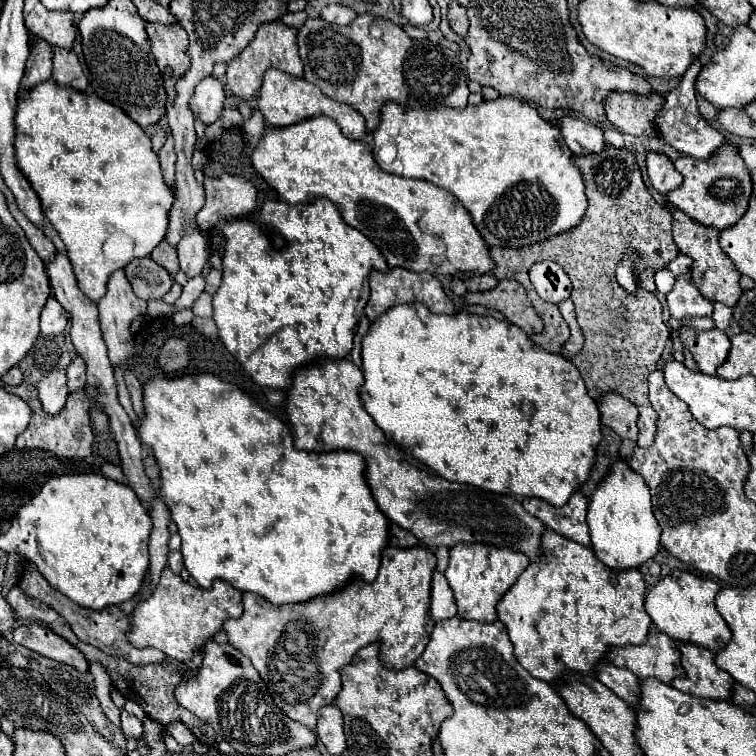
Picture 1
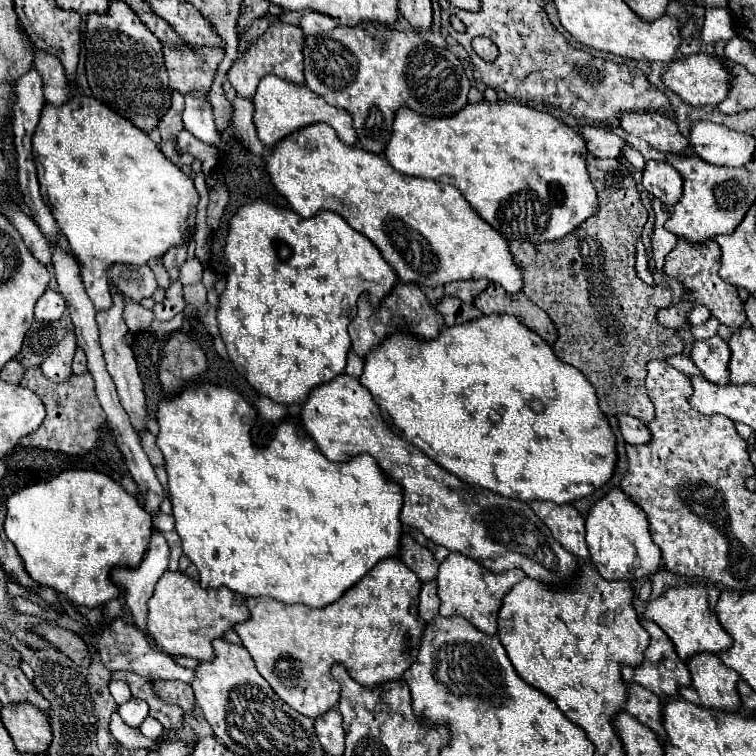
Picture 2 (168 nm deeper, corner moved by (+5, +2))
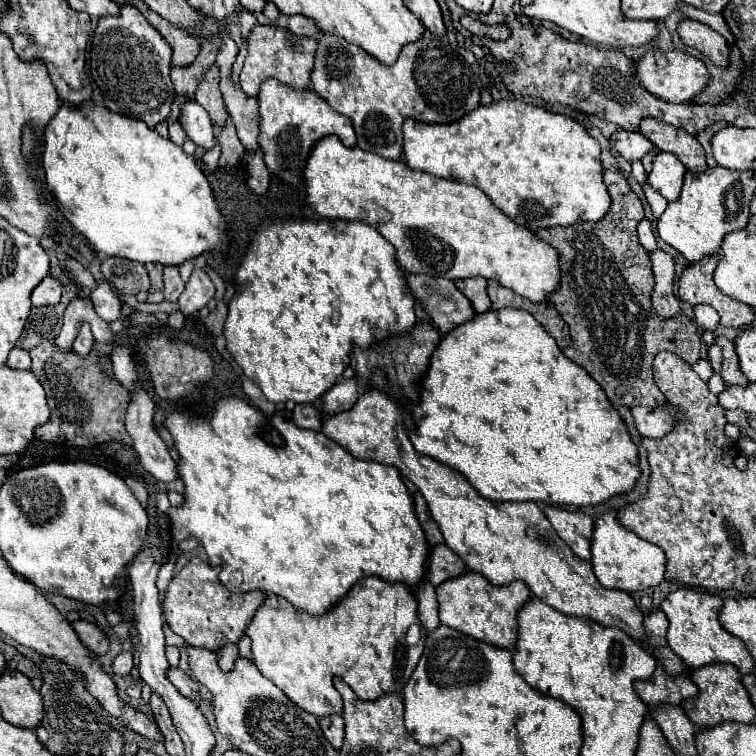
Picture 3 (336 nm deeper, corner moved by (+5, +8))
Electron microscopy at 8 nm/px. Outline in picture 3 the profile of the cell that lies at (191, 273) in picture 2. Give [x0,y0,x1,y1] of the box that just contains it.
[178,270,214,316]

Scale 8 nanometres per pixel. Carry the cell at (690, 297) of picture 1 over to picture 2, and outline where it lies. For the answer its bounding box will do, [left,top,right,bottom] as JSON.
[688,306,710,326]

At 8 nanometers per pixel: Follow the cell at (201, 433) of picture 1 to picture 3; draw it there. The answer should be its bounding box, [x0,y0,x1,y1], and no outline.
[164,396,428,614]

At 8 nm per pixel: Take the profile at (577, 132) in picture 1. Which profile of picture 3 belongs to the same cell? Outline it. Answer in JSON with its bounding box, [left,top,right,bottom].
[610,130,652,162]

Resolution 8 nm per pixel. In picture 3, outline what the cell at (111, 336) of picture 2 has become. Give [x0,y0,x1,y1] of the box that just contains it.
[126,380,176,482]

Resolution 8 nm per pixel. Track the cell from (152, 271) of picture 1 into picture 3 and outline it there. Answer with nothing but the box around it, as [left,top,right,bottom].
[100,258,150,296]

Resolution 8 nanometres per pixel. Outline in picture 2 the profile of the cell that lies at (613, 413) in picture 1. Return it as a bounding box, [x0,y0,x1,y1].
[618,414,650,444]

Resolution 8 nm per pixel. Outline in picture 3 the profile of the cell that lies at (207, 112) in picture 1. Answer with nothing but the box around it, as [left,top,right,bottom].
[178,100,214,150]

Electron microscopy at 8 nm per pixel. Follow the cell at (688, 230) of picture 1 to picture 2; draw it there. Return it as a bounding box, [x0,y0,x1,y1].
[664,238,746,328]

